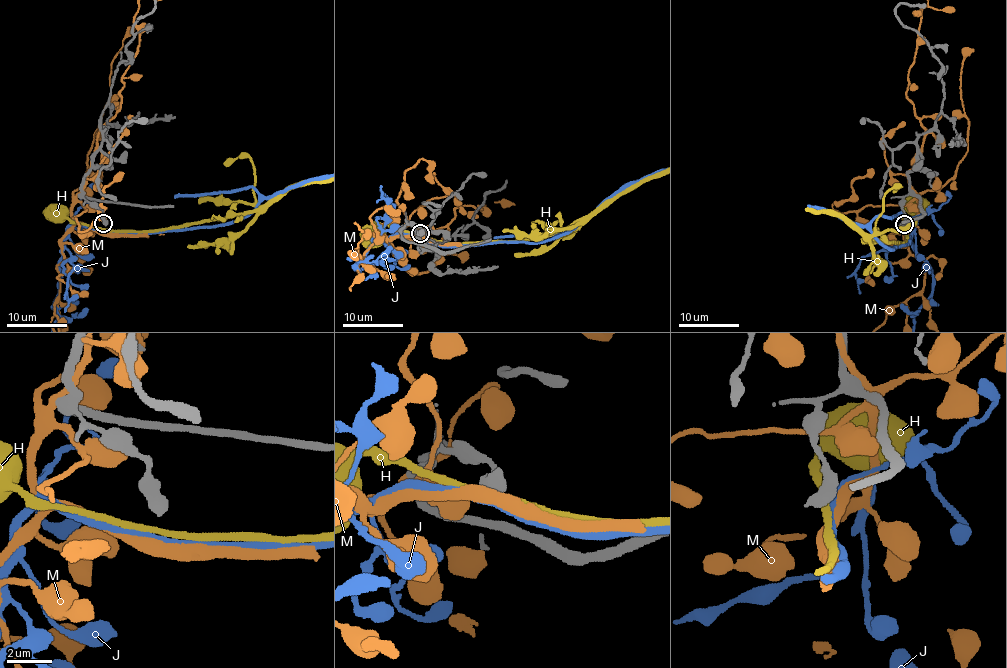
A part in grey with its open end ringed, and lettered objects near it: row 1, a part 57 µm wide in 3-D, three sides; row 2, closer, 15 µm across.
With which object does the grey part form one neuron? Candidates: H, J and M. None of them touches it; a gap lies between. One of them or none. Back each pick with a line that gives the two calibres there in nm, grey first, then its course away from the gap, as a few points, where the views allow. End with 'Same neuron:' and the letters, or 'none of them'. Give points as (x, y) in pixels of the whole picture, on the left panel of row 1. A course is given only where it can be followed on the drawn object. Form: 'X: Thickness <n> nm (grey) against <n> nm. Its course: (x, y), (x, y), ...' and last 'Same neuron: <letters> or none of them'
J: Thickness 700 nm (grey) against 320 nm
Same neuron: J

